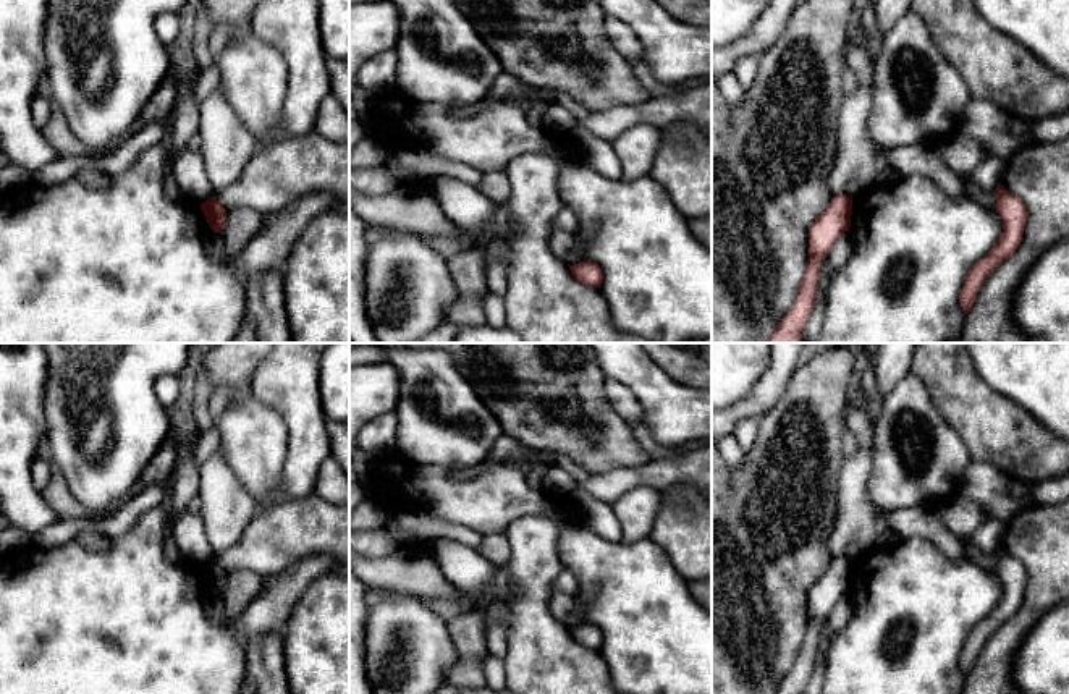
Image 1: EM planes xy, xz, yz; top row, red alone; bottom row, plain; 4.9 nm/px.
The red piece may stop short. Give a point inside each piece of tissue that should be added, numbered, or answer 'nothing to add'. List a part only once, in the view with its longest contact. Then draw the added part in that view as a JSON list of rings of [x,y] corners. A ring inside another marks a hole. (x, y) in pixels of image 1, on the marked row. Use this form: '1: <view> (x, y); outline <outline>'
nothing to add

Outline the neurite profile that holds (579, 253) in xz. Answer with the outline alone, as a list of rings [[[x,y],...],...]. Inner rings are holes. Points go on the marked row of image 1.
[[[576,230],[576,244],[568,256],[568,260],[566,260],[568,265],[574,265],[587,260],[587,248],[585,248],[587,239],[589,239],[589,233],[585,230]]]

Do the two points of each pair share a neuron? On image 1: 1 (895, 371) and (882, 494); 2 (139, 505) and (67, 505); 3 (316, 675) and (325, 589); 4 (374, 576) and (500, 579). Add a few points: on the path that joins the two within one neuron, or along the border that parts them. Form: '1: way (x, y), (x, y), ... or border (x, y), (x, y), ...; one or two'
1: border (909, 371), (883, 398); two
2: border (86, 516), (59, 520); two
3: way (316, 654), (317, 644), (325, 636), (325, 610); one
4: way (406, 576), (422, 576), (471, 597); one

